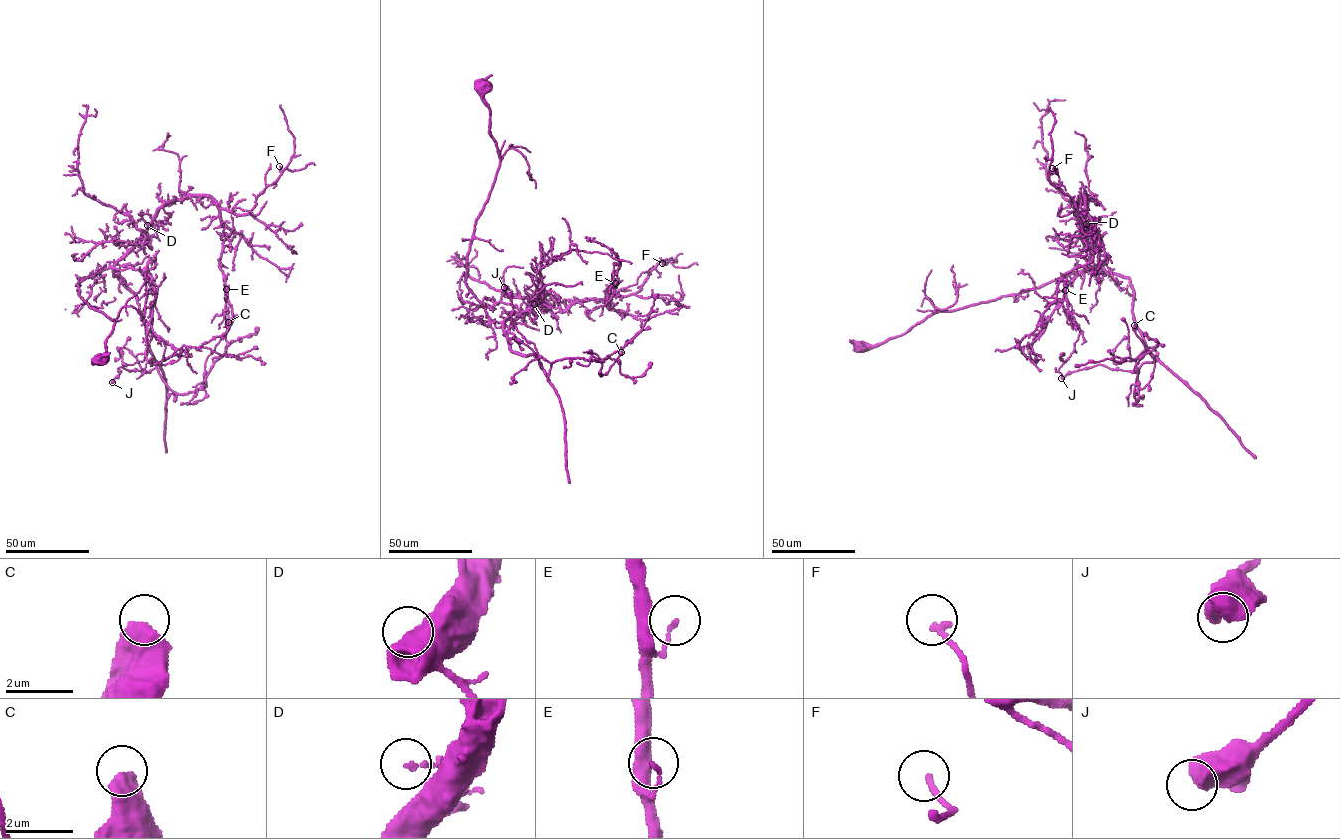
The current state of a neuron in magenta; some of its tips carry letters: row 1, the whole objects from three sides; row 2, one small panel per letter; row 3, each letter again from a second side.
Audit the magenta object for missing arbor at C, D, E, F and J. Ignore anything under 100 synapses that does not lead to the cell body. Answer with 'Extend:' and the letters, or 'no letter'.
Extend: no letter

